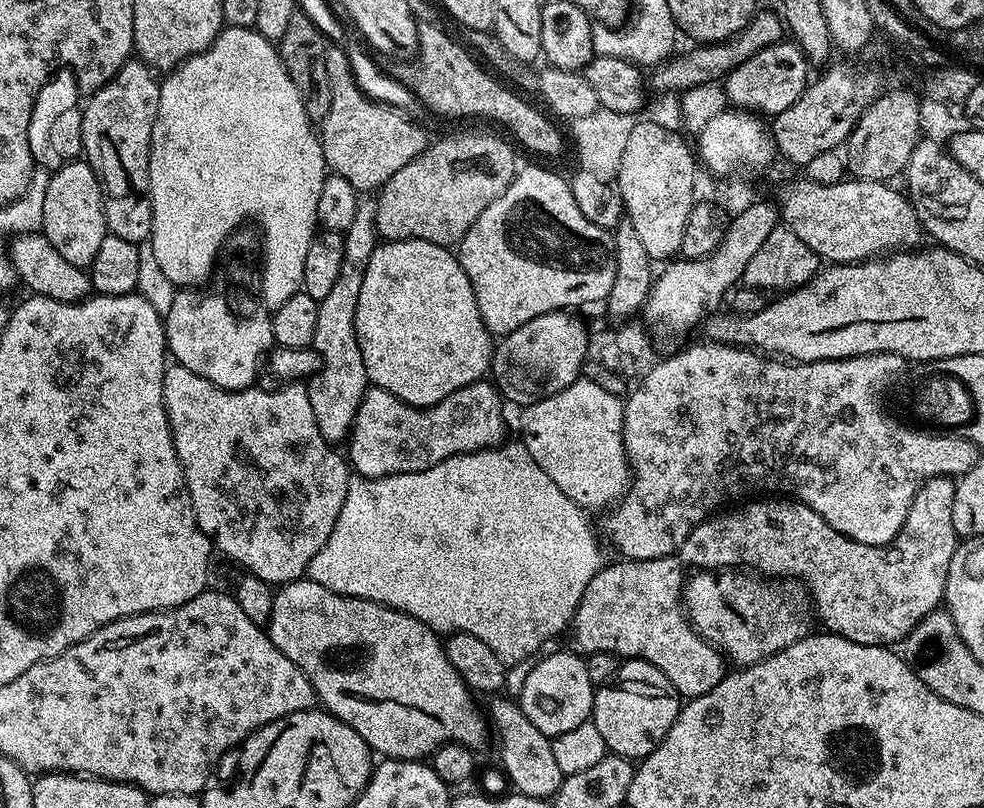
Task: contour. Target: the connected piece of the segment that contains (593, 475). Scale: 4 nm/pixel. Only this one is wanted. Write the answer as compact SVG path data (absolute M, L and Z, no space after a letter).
M583 378L575 380L566 390L558 390L558 394L550 394L533 404L523 405L520 416L519 439L530 450L530 458L546 470L554 482L558 482L558 490L573 500L579 508L593 510L615 505L630 487L630 465L628 451L624 448L624 400L610 394L610 390L602 390L602 386L594 386L594 382Z

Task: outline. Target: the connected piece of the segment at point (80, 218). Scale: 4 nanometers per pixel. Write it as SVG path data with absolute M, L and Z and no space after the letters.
M87 159L71 160L49 175L46 202L42 202L42 218L42 233L54 250L78 268L87 269L92 265L98 246L102 246L102 238L110 233L104 217L104 192Z

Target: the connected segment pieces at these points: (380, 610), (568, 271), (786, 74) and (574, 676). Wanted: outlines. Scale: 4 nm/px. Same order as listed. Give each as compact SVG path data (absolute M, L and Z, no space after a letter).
M301 578L283 585L275 593L272 612L269 614L266 623L266 631L268 637L274 642L274 646L278 646L278 650L282 650L282 654L286 654L286 658L290 658L290 662L294 662L294 666L298 666L304 671L306 678L312 684L312 689L316 692L317 701L332 715L338 717L342 722L346 722L346 726L358 730L358 734L362 734L362 738L373 753L379 754L381 757L393 760L424 760L431 757L432 753L437 752L444 744L465 744L470 749L480 750L480 747L487 742L488 736L490 740L489 721L486 719L481 705L479 708L472 701L474 699L472 689L465 684L458 674L458 670L454 670L441 637L421 620L410 614L388 608L384 604L378 604L373 600L363 600L357 596L343 596L334 590L326 590L326 586L318 586L318 582Z
M521 167L510 186L466 230L458 245L458 259L478 302L482 322L493 337L510 335L518 326L547 312L580 310L583 304L607 301L610 286L614 286L616 251L612 232L594 226L574 202L571 183L548 168Z
M781 42L772 44L766 50L758 50L758 54L746 58L742 66L724 77L722 87L733 109L771 118L786 110L786 106L794 106L794 102L798 102L798 98L810 83L808 71L808 59L795 42Z
M567 651L552 652L545 660L537 659L525 674L524 685L518 695L524 716L549 738L566 734L566 730L574 730L574 726L582 726L592 714L594 685L590 682L590 674L586 674L585 657L575 651Z

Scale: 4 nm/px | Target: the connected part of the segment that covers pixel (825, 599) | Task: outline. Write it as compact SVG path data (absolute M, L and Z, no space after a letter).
M936 476L925 481L921 485L919 491L914 498L914 502L910 506L910 514L906 514L906 522L902 526L902 530L896 536L893 543L887 547L879 548L878 546L866 546L862 542L854 542L854 538L850 538L846 534L842 534L838 530L834 530L834 526L830 526L826 522L826 518L819 516L814 510L810 510L810 506L799 502L791 502L792 504L752 504L756 502L748 502L737 512L725 511L723 514L713 514L708 519L703 520L694 531L686 538L682 549L682 557L688 564L696 564L700 570L755 570L757 573L763 574L769 578L795 578L808 589L814 612L817 617L824 619L824 624L829 633L834 636L841 636L850 642L858 642L859 644L882 644L885 646L899 645L910 634L910 630L914 630L914 626L918 626L918 622L922 622L922 618L926 618L926 614L937 611L941 607L944 598L944 587L946 586L946 578L950 570L950 558L954 558L958 537L954 530L953 523L953 507L954 496L956 490L956 480L951 476Z

